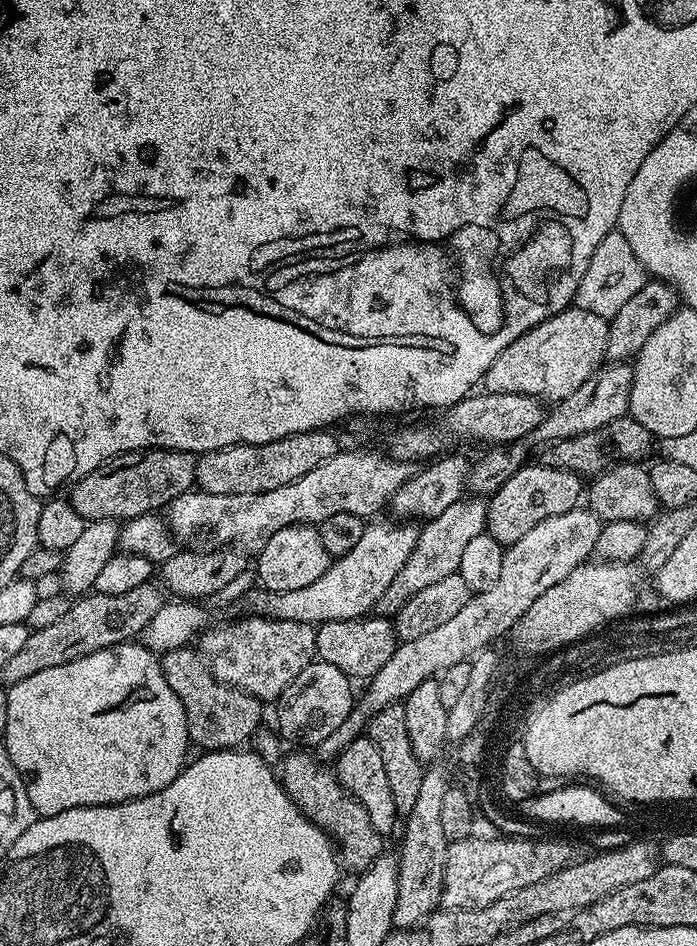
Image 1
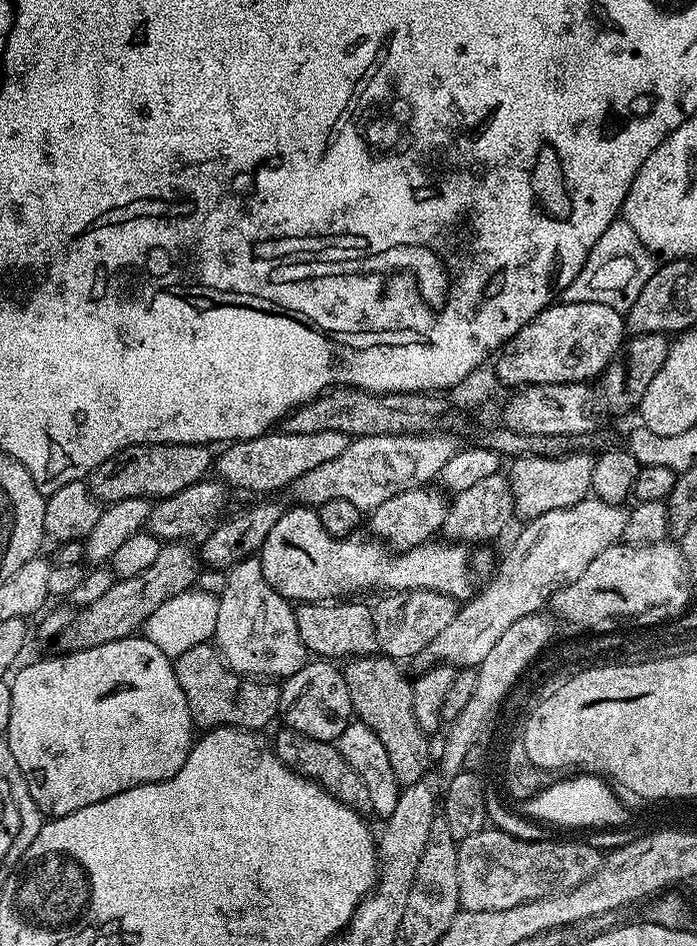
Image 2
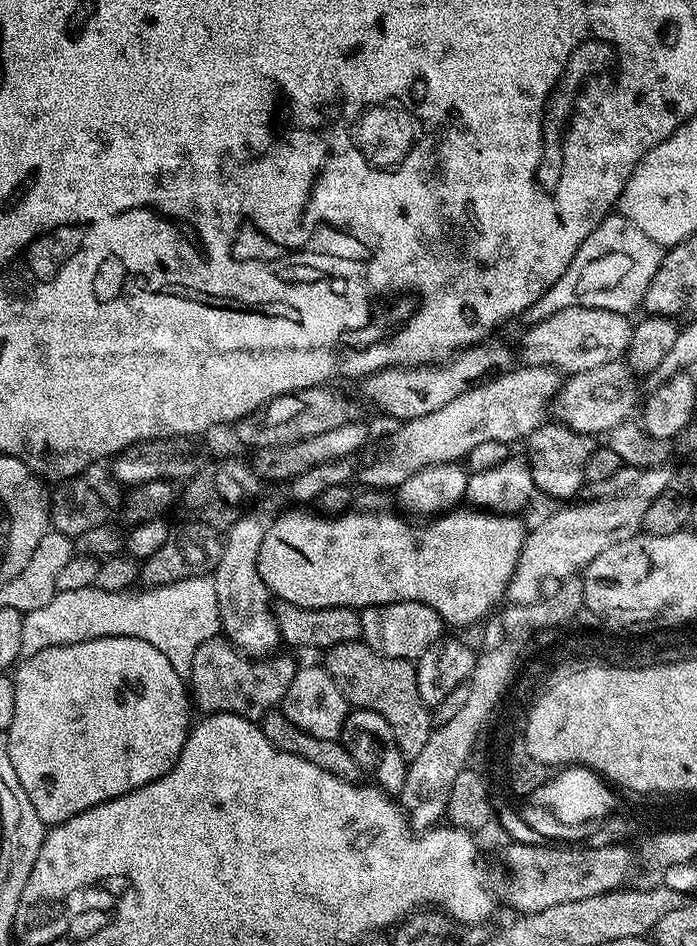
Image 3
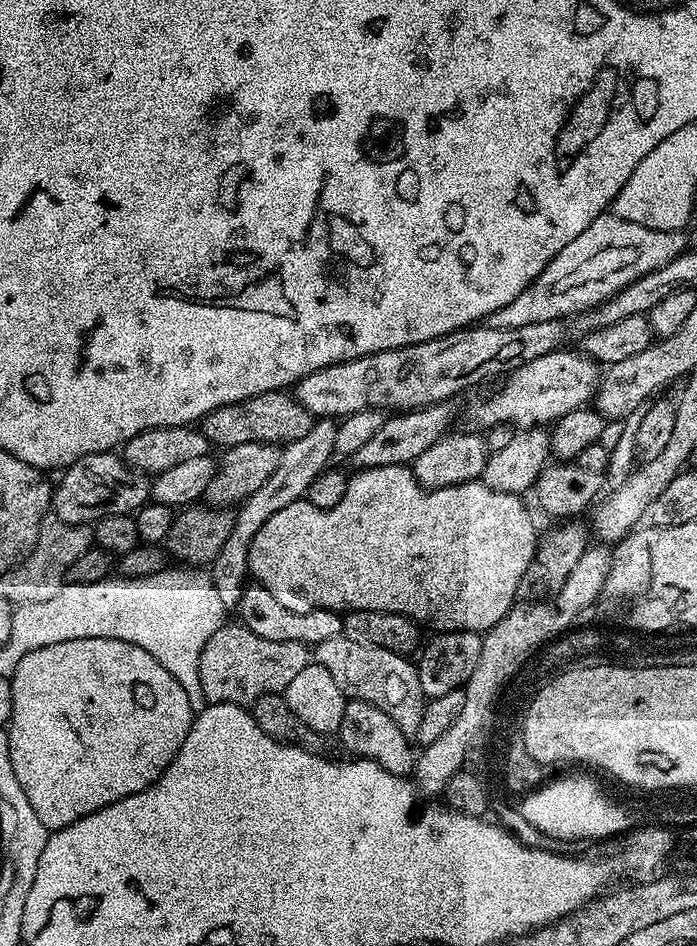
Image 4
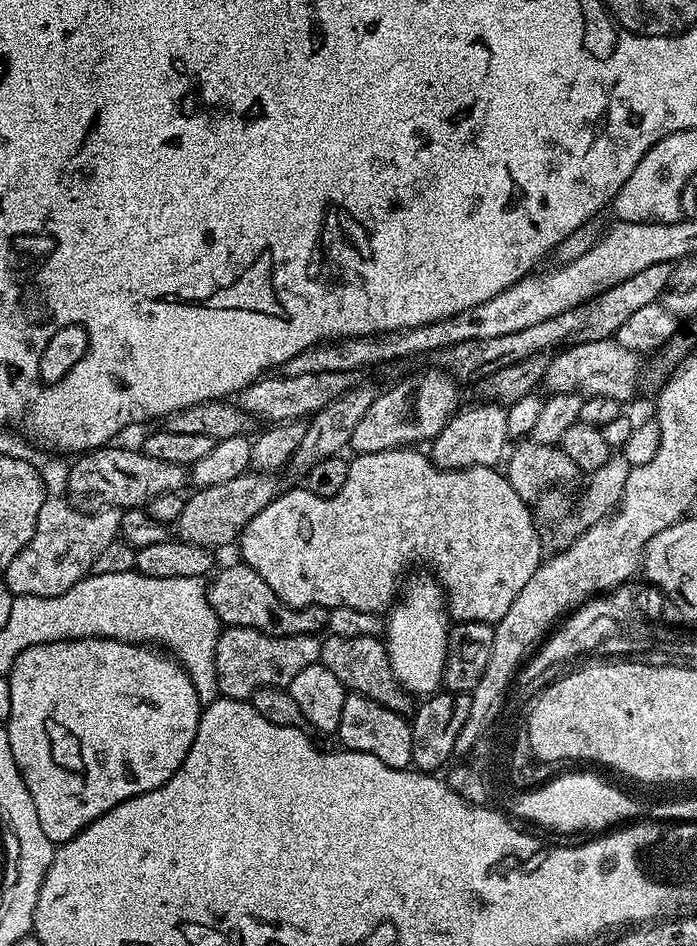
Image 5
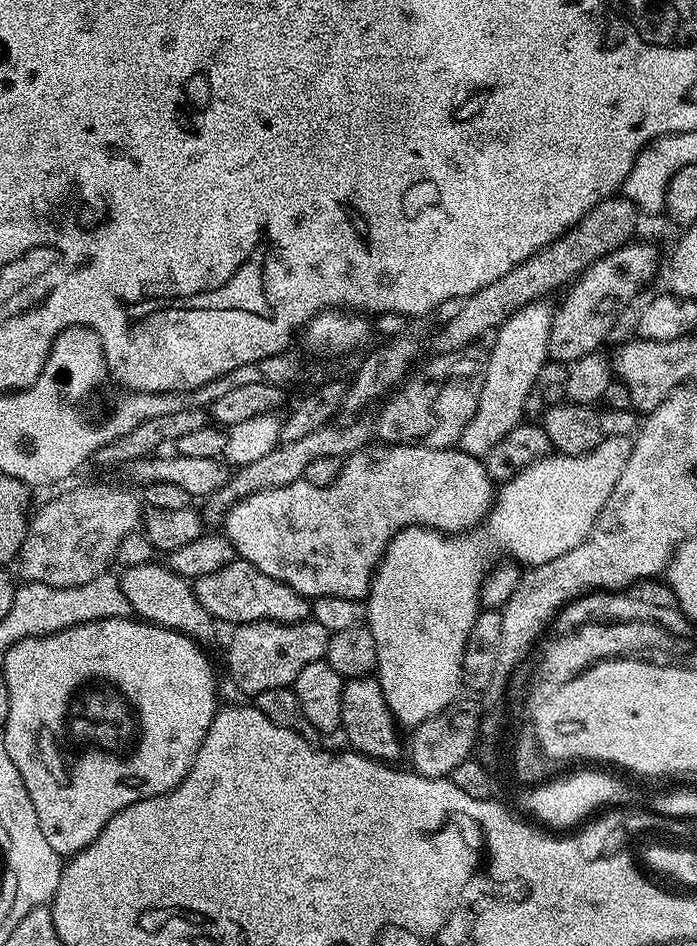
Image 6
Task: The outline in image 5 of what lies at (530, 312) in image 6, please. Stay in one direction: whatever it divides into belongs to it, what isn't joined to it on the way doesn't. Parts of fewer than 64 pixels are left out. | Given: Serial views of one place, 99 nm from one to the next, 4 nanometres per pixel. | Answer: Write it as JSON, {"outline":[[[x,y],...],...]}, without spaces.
{"outline":[[[479,402],[473,408],[461,407],[456,415],[448,420],[446,426],[430,442],[430,458],[439,468],[446,470],[462,470],[474,466],[496,468],[505,459],[509,447],[506,430],[507,407],[491,402]]]}

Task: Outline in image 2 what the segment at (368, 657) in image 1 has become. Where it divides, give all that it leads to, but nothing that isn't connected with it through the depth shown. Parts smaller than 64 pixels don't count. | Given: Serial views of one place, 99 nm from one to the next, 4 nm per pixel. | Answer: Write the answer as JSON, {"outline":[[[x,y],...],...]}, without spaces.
{"outline":[[[304,602],[295,609],[298,634],[313,657],[347,662],[353,657],[371,656],[379,649],[371,607],[352,603],[356,602]]]}

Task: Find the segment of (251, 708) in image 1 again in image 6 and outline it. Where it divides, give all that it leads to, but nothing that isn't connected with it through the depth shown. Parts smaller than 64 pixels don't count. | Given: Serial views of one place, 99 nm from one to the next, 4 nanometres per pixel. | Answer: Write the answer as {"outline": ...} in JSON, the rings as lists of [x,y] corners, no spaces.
{"outline":[[[311,618],[297,624],[255,620],[249,624],[237,624],[231,632],[232,637],[228,640],[228,676],[252,698],[262,690],[292,688],[305,666],[325,659],[330,635],[326,626],[318,626],[318,622]]]}

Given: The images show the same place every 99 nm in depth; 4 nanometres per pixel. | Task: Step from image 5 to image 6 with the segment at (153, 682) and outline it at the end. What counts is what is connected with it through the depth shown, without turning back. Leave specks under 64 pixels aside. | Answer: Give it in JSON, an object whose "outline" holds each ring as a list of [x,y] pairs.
{"outline":[[[128,616],[70,626],[60,632],[26,638],[10,646],[6,658],[2,661],[2,674],[6,678],[6,687],[10,690],[10,718],[6,718],[2,725],[2,738],[6,742],[6,754],[10,754],[10,762],[18,766],[18,774],[26,786],[30,801],[34,804],[34,813],[43,836],[62,858],[71,858],[86,846],[90,846],[90,842],[94,842],[94,838],[102,834],[102,826],[106,826],[106,822],[110,822],[110,818],[114,818],[118,810],[126,810],[126,806],[139,800],[166,794],[186,778],[198,754],[198,746],[202,746],[202,738],[206,738],[206,730],[210,730],[210,722],[218,711],[216,672],[204,652],[207,651],[189,635],[184,635],[174,628],[160,627]]]}

